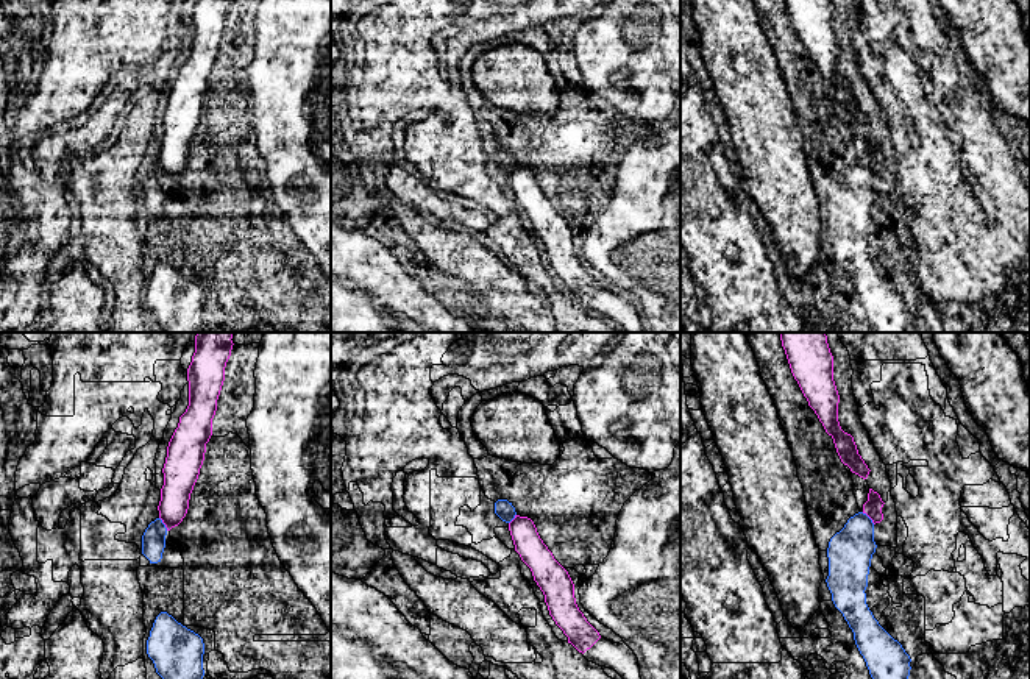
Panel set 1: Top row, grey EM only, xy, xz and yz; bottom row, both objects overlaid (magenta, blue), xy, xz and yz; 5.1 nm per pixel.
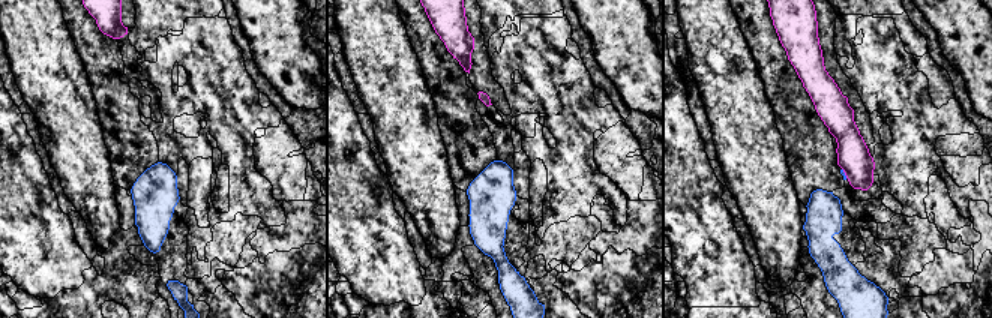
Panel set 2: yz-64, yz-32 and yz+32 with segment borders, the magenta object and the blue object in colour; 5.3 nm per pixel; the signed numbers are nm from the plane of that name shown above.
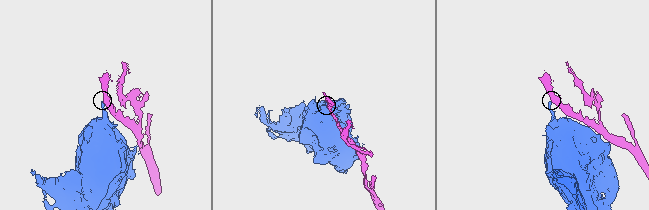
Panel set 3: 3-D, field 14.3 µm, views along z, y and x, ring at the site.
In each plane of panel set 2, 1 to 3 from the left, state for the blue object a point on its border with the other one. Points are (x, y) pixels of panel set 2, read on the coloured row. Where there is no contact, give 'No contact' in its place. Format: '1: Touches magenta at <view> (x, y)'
1: No contact
2: No contact
3: Touches magenta at yz+32 (844, 171)

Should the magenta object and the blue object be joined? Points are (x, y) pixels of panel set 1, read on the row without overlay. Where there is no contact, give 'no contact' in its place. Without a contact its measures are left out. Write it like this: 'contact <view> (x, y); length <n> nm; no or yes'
contact yz (868, 166); length 90 nm; no

